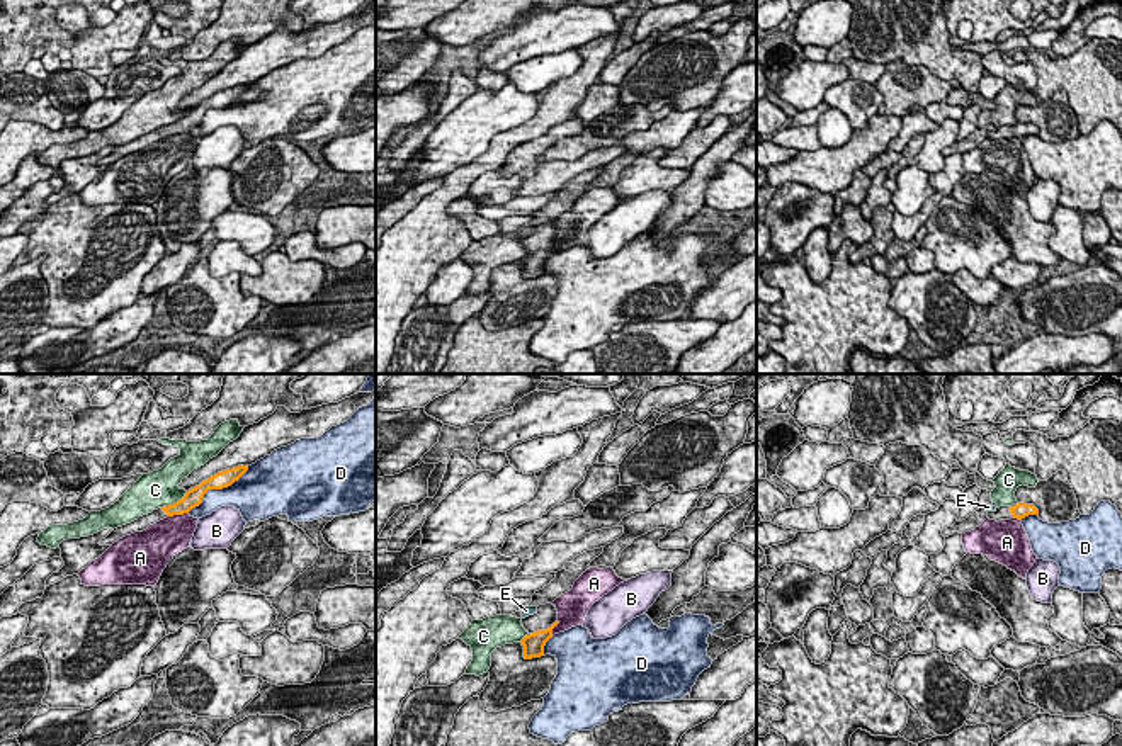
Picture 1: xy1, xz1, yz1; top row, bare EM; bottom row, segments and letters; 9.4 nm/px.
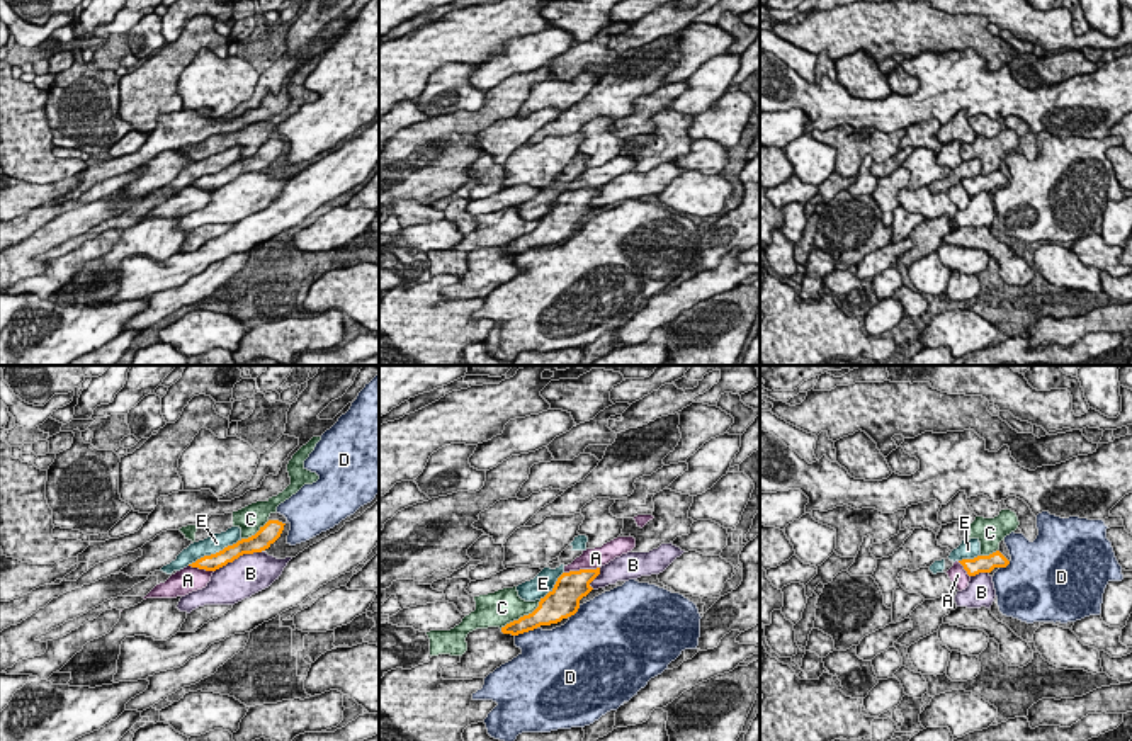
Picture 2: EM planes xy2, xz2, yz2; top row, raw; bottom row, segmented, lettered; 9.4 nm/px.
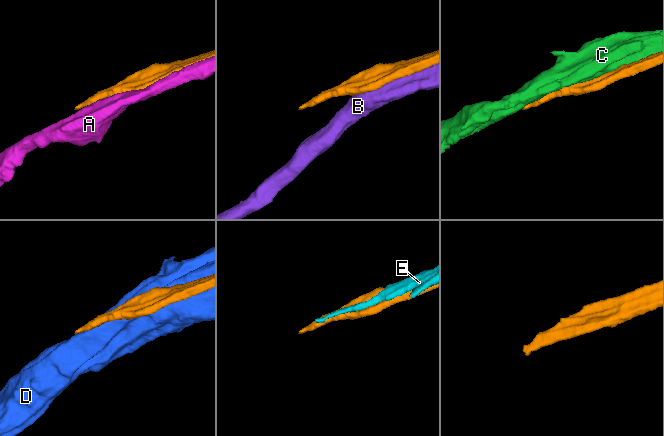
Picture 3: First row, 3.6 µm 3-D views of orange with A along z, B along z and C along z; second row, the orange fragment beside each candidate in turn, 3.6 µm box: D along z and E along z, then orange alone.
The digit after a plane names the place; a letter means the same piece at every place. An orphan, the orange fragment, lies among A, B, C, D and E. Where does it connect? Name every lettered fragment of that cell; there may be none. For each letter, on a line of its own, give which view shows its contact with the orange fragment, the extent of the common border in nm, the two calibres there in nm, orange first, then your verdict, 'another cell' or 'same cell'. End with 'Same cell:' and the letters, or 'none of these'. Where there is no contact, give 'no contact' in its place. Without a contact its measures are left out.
A: xz2 | 340 nm | 300/190 nm | another cell
B: xy2 | 500 nm | 170/380 nm | another cell
C: xz2 | 480 nm | 220/320 nm | another cell
D: xy1 | 750 nm | 170/280 nm | another cell
E: xy2 | 600 nm | 160/170 nm | another cell
Same cell: none of these

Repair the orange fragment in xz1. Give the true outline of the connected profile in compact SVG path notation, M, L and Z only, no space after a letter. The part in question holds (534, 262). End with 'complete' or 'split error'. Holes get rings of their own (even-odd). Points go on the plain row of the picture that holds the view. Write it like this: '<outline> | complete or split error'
M552 223L539 224L534 235L522 238L522 245L529 251L520 260L525 279L544 275L544 265L558 243L558 229Z | split error

